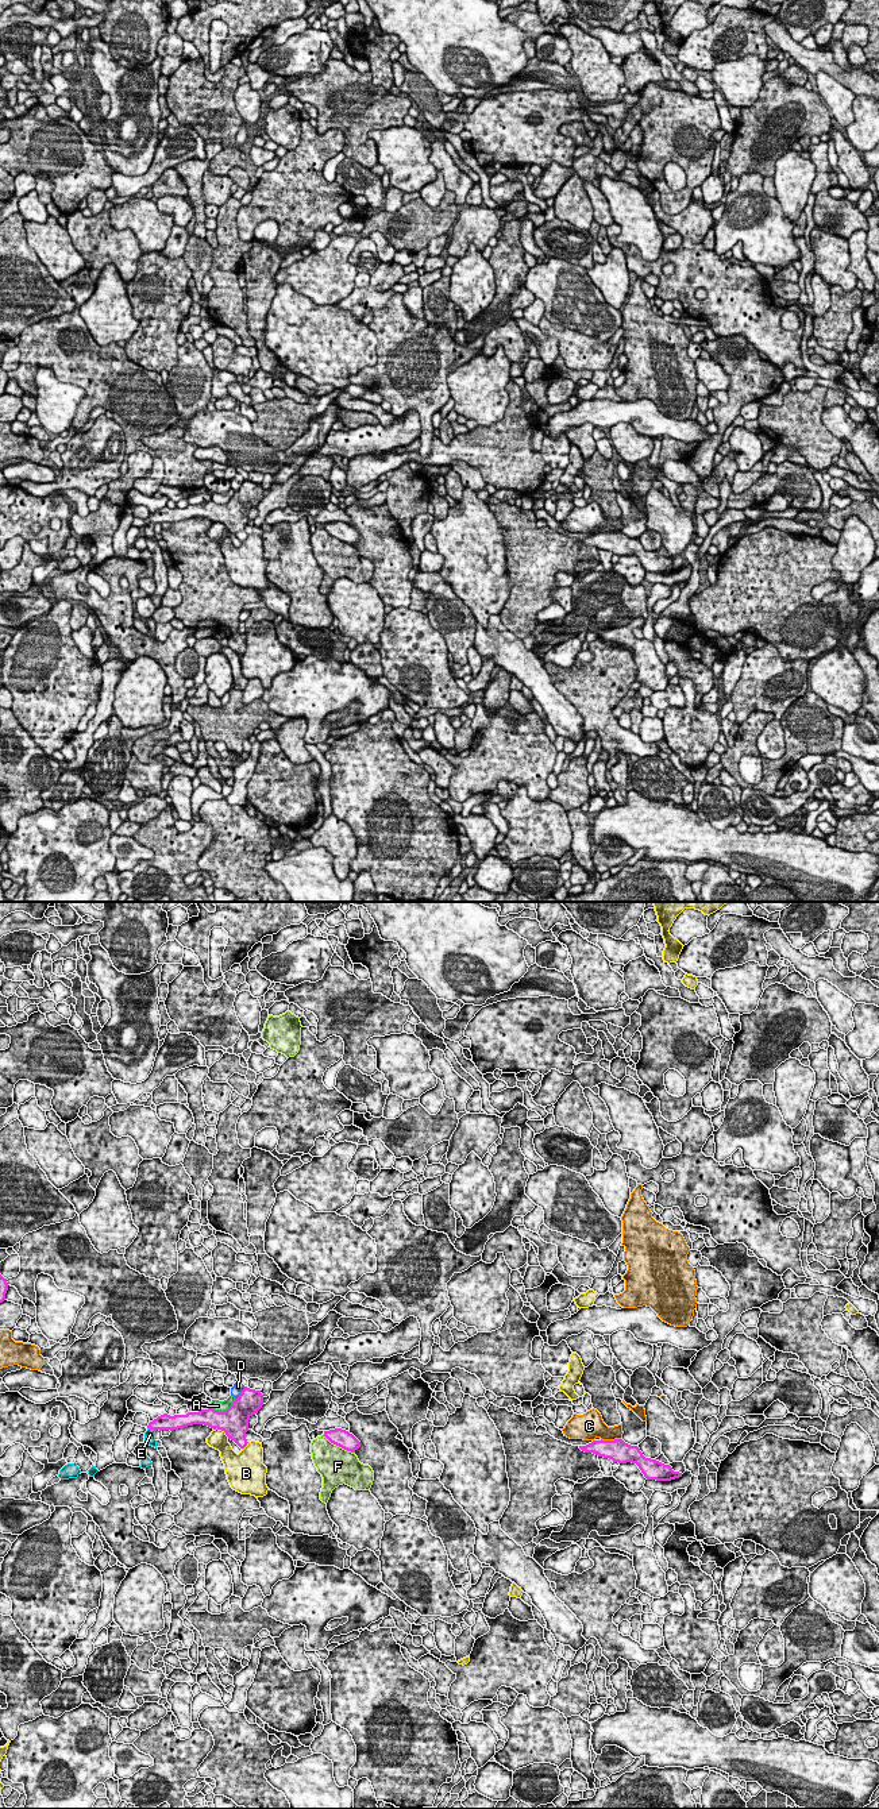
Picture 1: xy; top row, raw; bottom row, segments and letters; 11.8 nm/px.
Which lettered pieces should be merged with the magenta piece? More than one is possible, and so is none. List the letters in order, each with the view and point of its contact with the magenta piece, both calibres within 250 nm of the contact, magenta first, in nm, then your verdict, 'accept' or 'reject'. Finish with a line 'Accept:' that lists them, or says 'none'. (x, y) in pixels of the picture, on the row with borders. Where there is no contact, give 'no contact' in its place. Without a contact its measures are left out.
A: contact xy (223, 1411); calibres 340 and 130 nm; reject
B: contact xy (222, 1430); calibres 340 and 240 nm; reject
C: contact xy (610, 1441); calibres 280 and 260 nm; reject
D: contact xy (241, 1393); calibres 300 and 130 nm; reject
E: contact xy (151, 1428); calibres 190 and 130 nm; reject
F: contact xy (338, 1445); calibres 220 and 420 nm; reject
Accept: none

